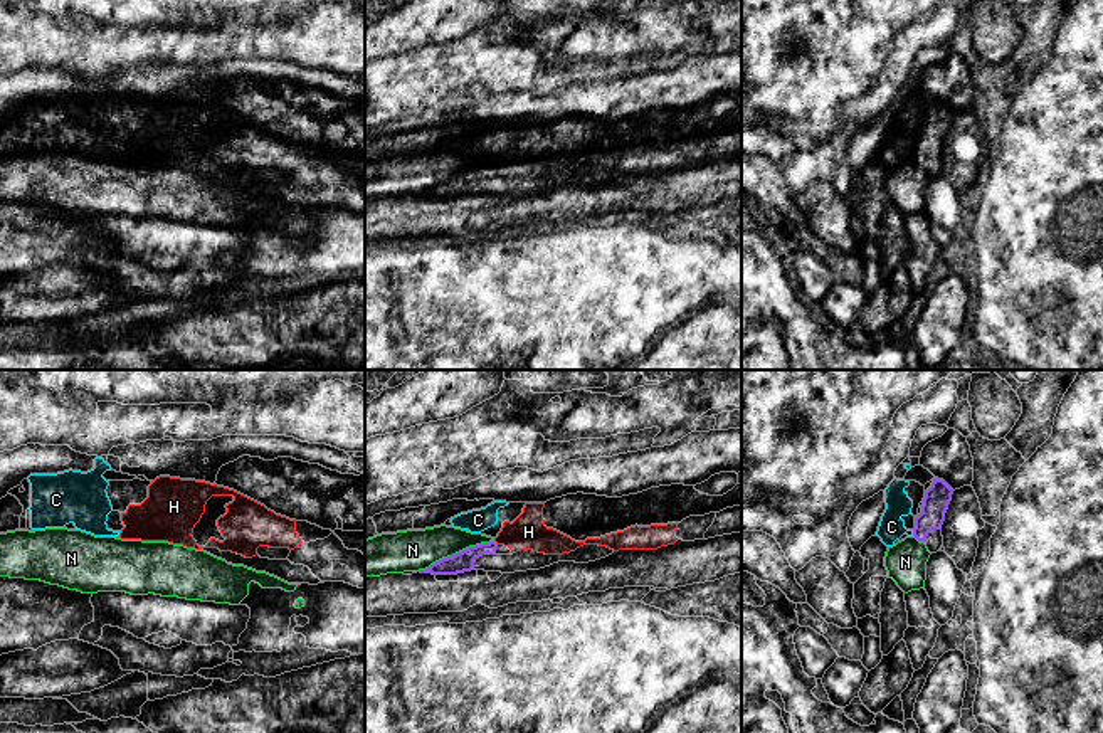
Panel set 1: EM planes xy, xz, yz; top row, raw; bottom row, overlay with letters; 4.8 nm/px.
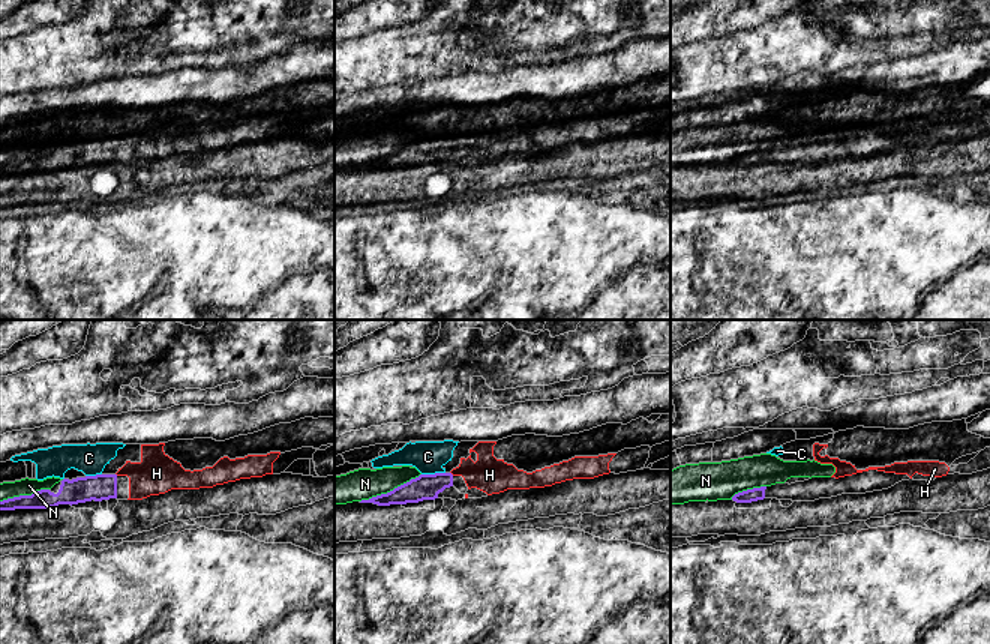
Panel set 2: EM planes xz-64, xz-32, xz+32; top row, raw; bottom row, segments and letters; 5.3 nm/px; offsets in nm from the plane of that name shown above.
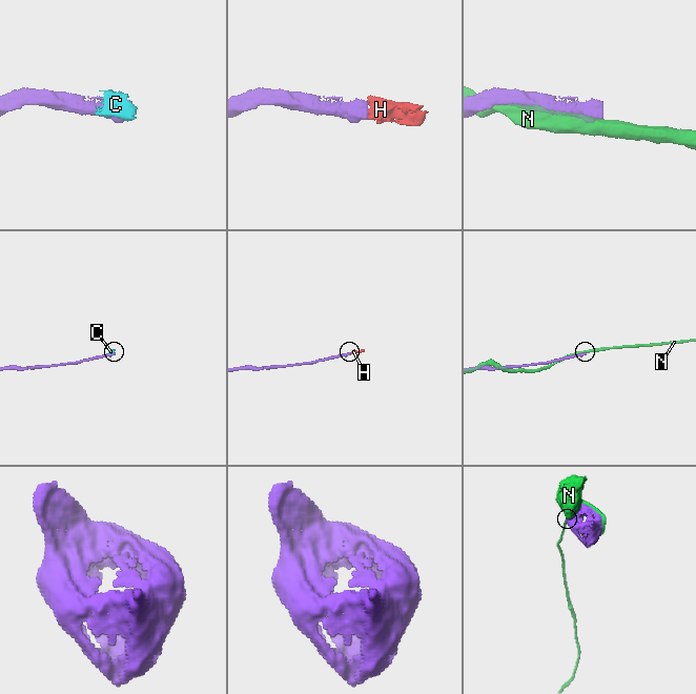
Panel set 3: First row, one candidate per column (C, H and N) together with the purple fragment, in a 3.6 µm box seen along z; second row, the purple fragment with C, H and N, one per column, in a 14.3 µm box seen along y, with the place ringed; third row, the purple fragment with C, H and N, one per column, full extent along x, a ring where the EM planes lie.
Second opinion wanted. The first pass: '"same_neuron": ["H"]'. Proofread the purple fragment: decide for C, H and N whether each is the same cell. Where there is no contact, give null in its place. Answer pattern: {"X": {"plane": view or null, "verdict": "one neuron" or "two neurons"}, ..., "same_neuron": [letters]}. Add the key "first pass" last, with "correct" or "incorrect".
{"C": {"plane": "yz", "verdict": "two neurons"}, "H": {"plane": null, "verdict": "one neuron"}, "N": {"plane": "xz", "verdict": "two neurons"}, "same_neuron": ["H"], "first pass": "correct"}

